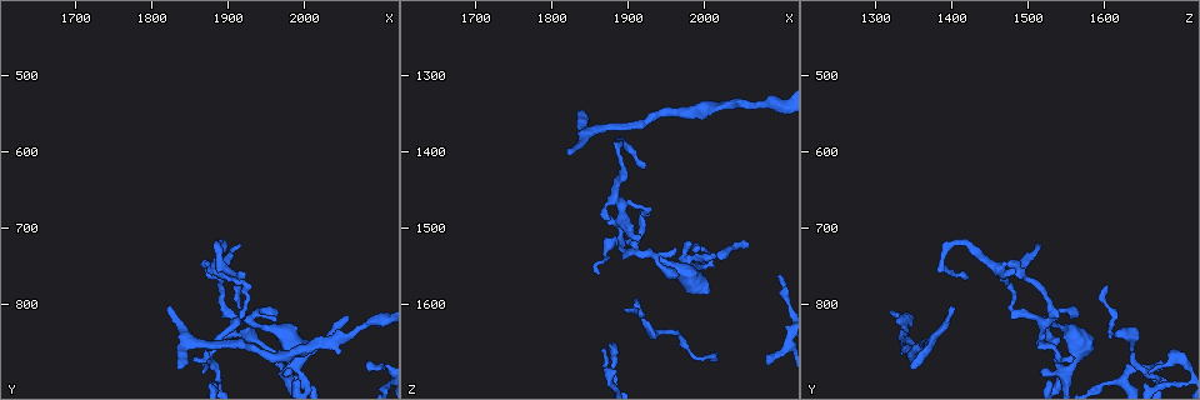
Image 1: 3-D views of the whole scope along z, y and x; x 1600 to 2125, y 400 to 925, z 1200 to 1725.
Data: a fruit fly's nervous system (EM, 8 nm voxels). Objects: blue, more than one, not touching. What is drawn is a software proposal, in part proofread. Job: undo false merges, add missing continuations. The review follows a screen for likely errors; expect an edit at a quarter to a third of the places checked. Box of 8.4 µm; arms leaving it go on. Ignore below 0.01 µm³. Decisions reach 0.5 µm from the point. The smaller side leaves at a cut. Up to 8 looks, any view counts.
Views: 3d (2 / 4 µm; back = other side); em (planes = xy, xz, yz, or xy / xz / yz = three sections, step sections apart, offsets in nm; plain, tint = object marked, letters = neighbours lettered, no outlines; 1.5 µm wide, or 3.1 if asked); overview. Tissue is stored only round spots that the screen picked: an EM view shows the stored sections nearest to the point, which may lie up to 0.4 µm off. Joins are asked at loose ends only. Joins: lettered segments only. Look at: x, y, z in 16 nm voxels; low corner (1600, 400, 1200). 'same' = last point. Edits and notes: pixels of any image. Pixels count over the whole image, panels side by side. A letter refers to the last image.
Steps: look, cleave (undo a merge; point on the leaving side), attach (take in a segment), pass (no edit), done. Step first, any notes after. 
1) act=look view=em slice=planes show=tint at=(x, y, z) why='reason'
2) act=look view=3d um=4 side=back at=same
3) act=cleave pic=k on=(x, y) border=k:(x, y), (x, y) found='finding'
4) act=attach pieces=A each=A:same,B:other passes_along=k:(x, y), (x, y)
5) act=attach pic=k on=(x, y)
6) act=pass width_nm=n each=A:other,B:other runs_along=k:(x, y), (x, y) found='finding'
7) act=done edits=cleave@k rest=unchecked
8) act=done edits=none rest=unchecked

act=look view=em slice=planes show=plain at=(1920, 760, 1420) why='branch stops here'

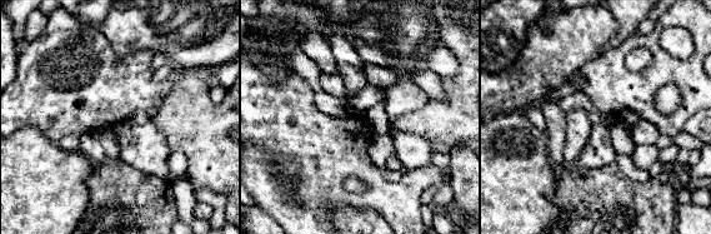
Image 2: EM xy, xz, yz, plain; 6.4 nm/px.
act=look view=em slice=planes show=tint at=same why='where the object lies'

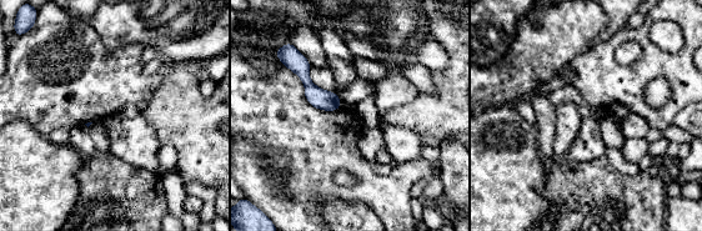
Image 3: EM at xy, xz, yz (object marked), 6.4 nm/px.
act=look view=em slice=planes show=letters at=same why='see the neighbours'

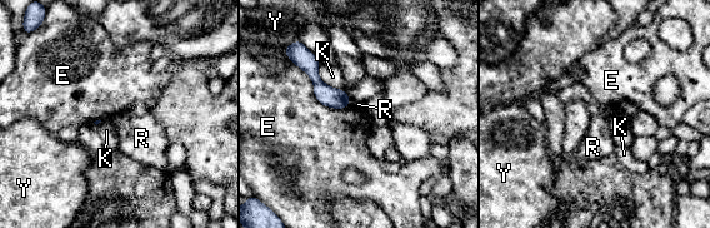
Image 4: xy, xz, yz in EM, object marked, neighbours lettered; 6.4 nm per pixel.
act=pass longest_contact=E:460nm each=E:other,K:other,R:other,Y:other found='none of them fits'

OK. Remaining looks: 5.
act=look view=em slice=xy step=8 show=tint at=(1820, 800, 1395) why='thin end'

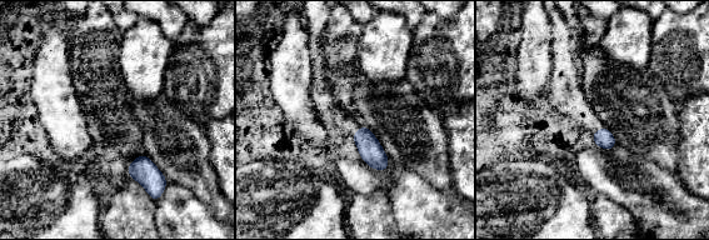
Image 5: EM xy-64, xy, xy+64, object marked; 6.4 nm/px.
act=look view=em slice=planes show=letters at=same

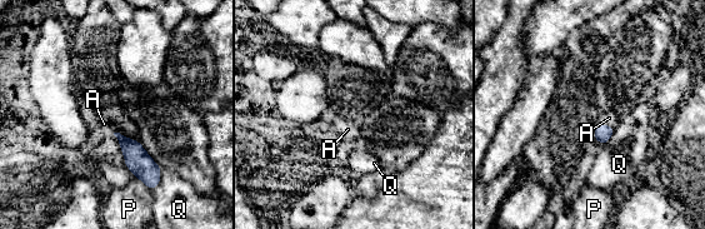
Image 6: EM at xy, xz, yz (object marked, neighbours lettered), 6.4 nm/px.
act=attach pieces=A each=A:same,P:other,Q:other passes_along=6:(603, 133), (601, 123), (609, 118) found='the neuron continues'

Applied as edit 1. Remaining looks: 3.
act=look view=em slice=planes show=plain at=(1915, 775, 1600) why='free end'

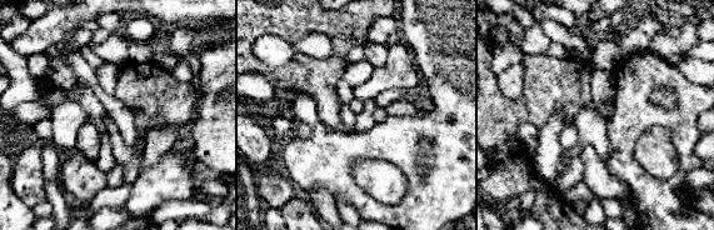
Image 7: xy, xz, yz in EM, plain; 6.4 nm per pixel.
act=look view=em slice=planes show=letters at=same

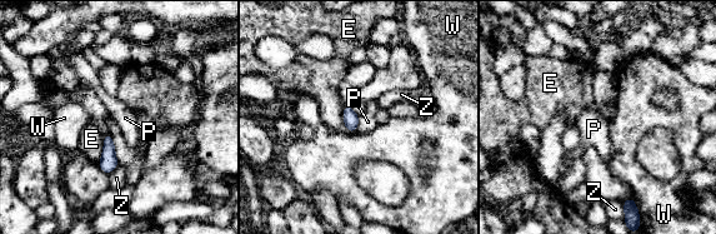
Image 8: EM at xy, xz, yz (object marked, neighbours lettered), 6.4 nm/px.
act=pass each=E:other,P:other,W:other,Z:other border=8:(359, 115), (355, 130) found='none of them fits'

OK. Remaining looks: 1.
act=done edits=attach@6 rest=unchecked

